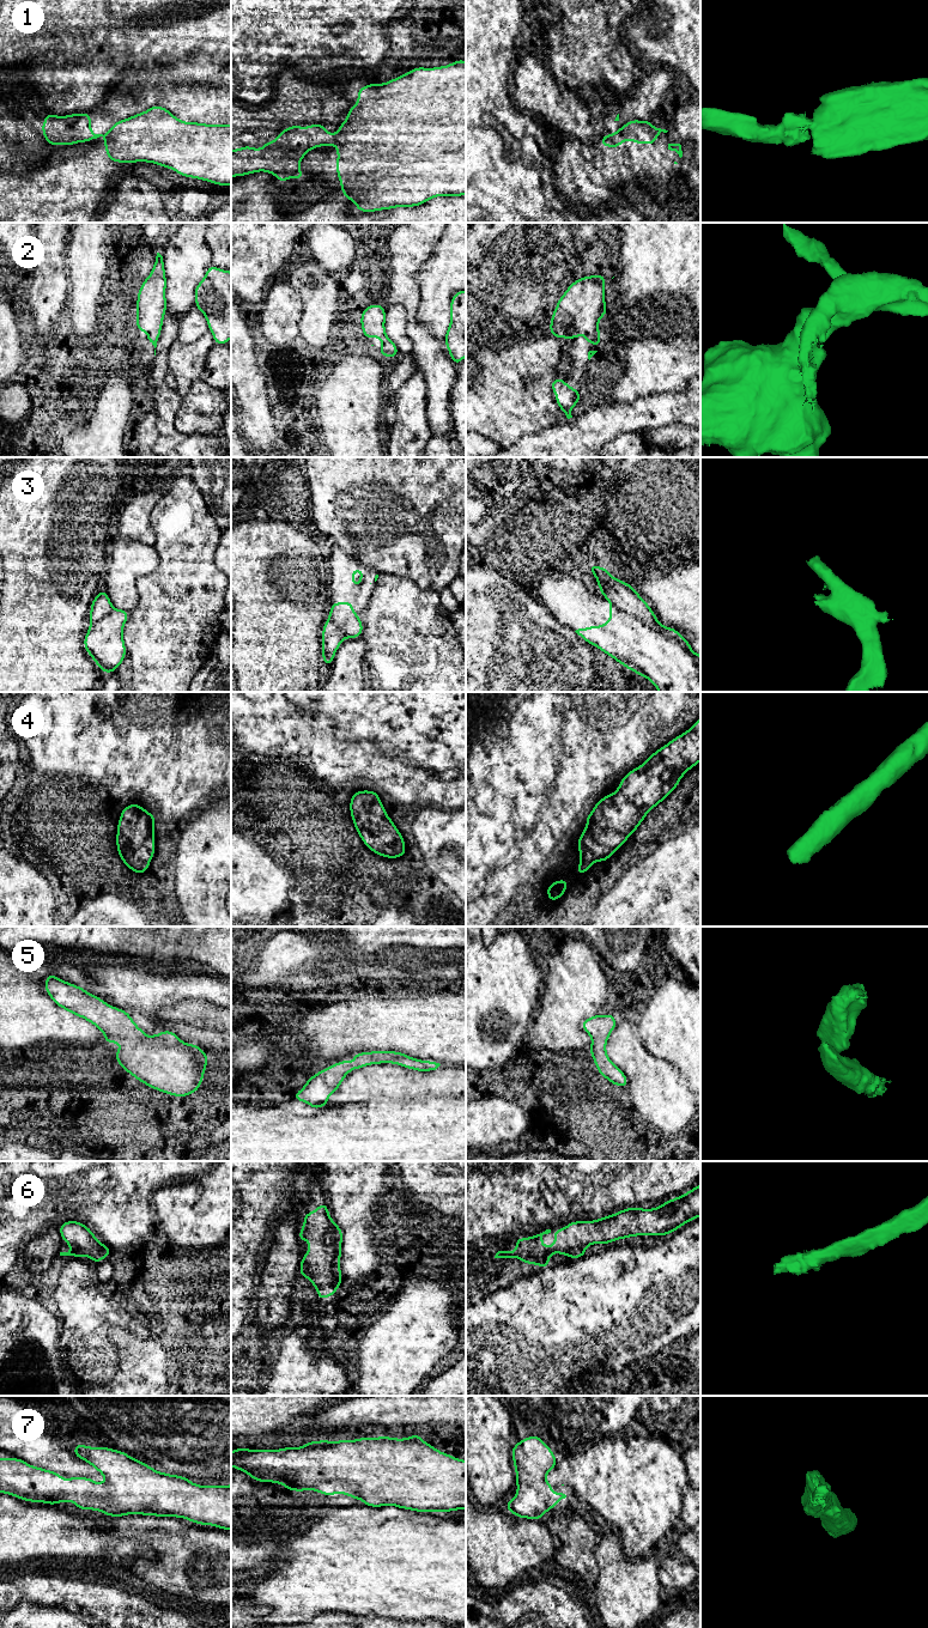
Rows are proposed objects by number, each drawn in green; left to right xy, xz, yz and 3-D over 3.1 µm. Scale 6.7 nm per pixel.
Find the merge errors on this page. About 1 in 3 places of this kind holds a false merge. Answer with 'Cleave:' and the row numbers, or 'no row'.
Cleave: 1, 3

